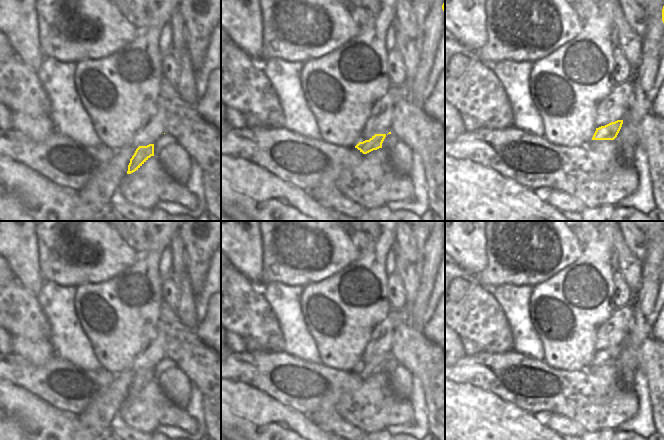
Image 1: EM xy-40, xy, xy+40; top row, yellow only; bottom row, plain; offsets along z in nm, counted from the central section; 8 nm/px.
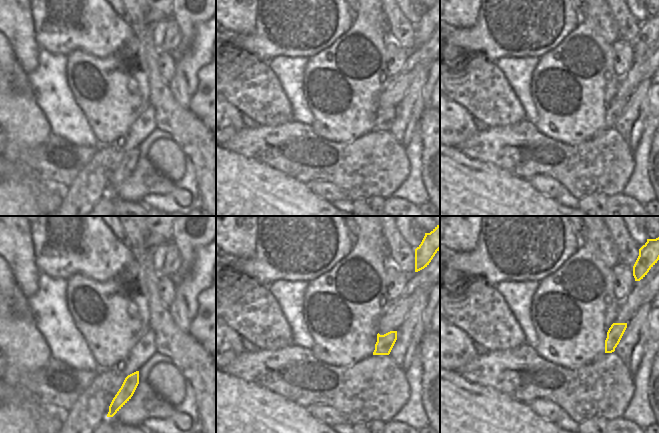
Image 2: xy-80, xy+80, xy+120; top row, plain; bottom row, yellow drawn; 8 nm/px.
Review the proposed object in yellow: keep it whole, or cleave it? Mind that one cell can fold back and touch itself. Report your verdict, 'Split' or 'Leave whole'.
Leave whole

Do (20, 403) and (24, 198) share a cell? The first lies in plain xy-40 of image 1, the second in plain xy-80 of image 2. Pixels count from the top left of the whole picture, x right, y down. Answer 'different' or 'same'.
different

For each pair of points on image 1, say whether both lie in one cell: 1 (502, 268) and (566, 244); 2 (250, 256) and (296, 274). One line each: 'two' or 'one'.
1: one
2: two

